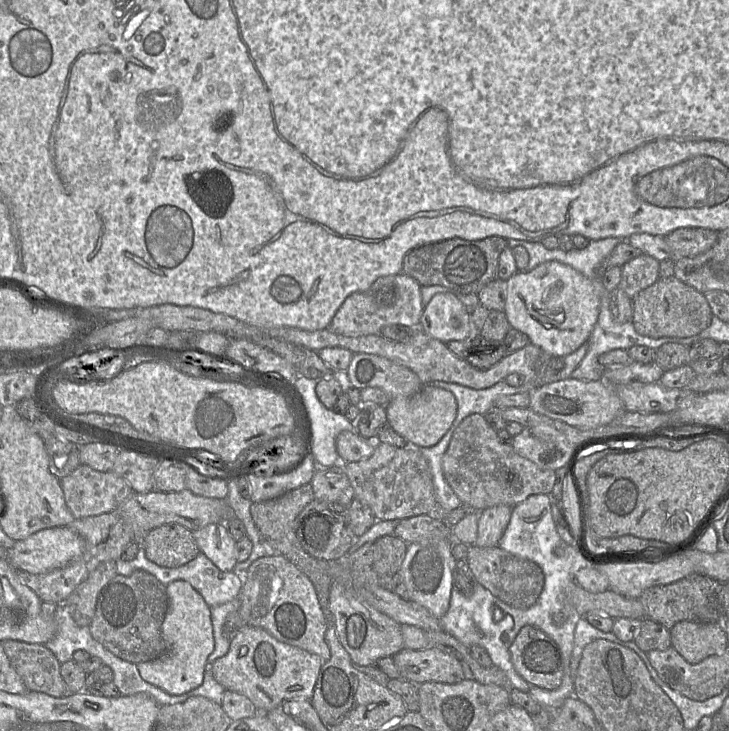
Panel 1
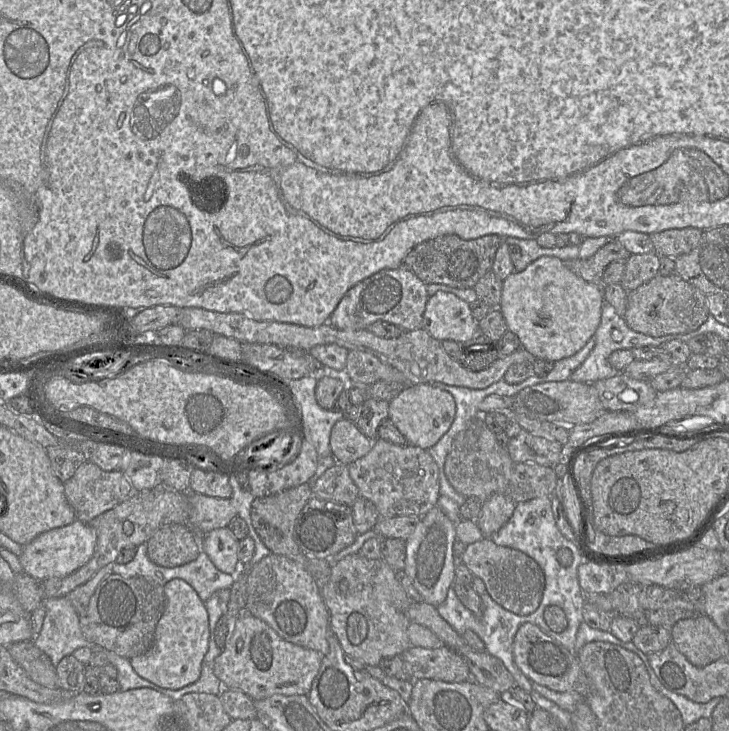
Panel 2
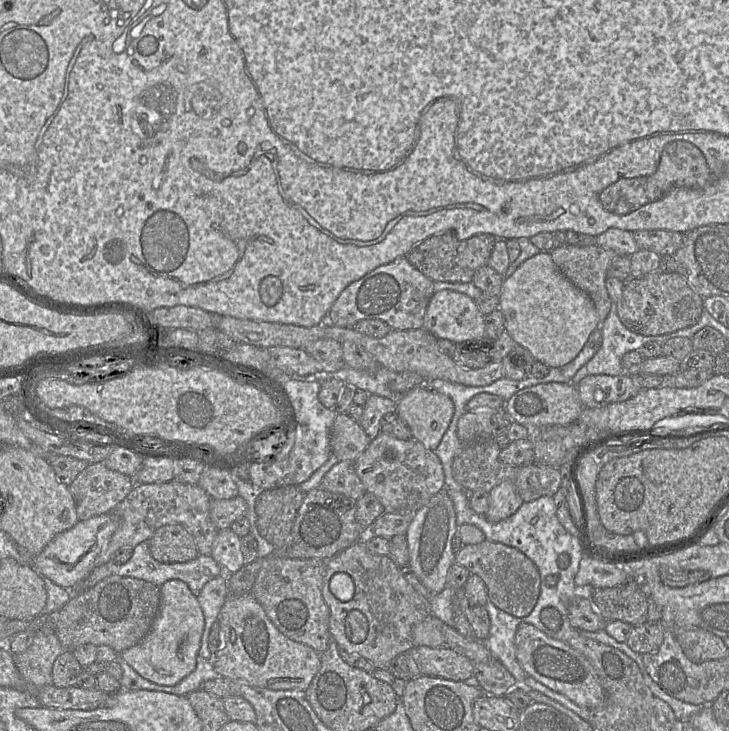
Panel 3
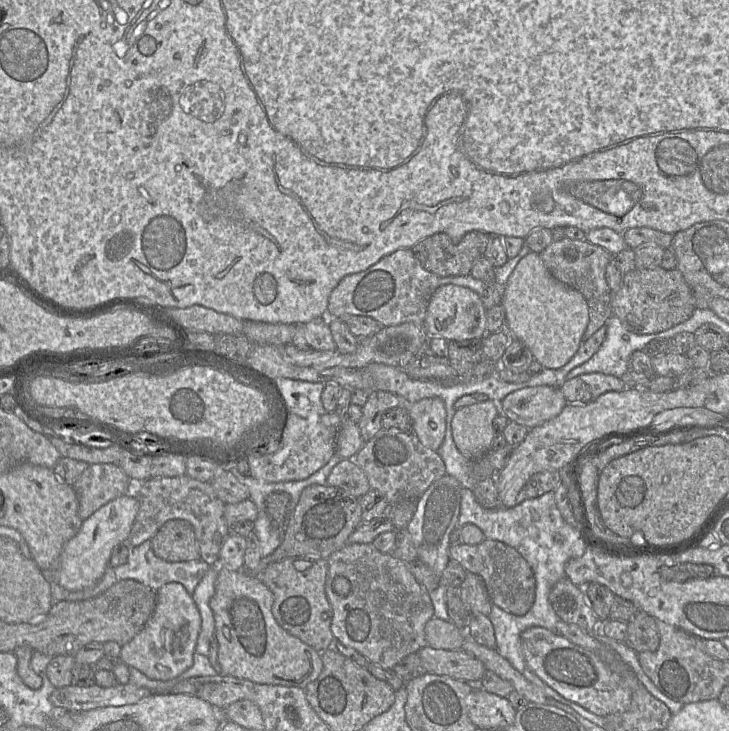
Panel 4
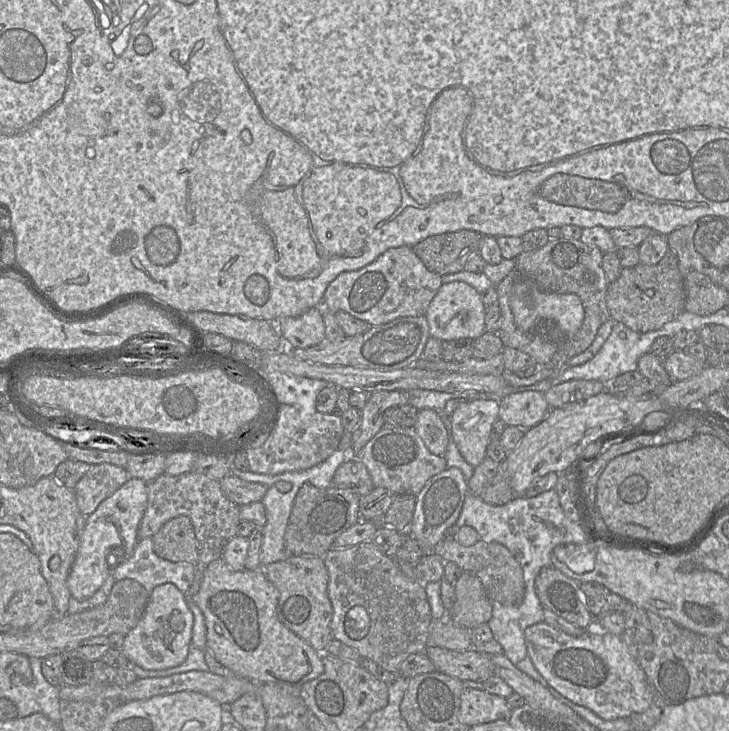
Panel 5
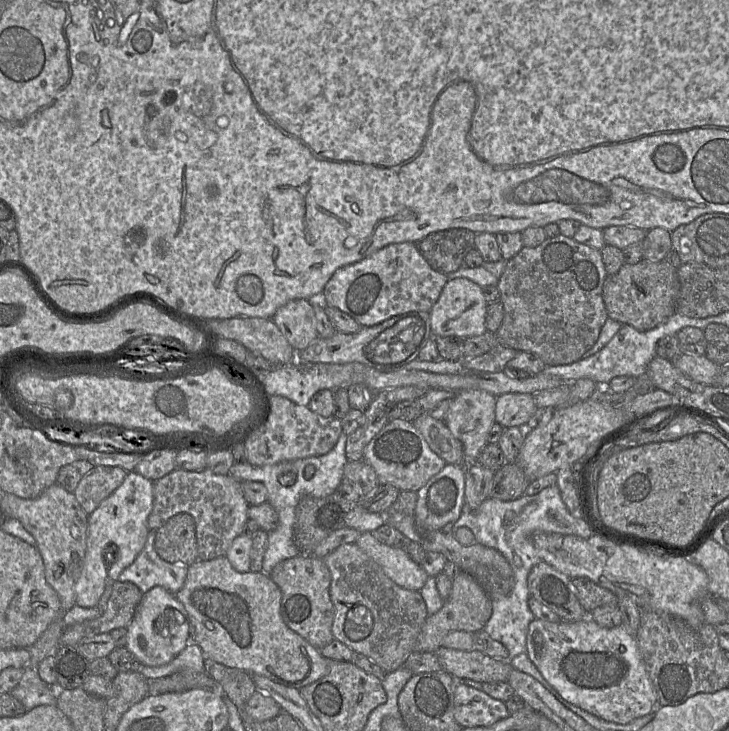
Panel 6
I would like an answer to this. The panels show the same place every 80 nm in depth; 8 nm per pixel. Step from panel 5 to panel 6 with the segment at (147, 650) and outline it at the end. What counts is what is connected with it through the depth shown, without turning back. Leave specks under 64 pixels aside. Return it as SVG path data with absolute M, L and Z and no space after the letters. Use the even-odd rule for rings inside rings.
M161 586L143 594L135 615L127 627L126 648L142 665L162 666L170 663L190 642L190 622L184 605Z

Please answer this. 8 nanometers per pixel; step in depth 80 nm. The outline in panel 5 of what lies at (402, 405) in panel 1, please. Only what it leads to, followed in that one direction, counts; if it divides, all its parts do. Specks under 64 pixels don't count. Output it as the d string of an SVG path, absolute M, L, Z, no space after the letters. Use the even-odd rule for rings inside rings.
M419 410L414 429L432 454L444 456L448 446L448 432L436 411Z

